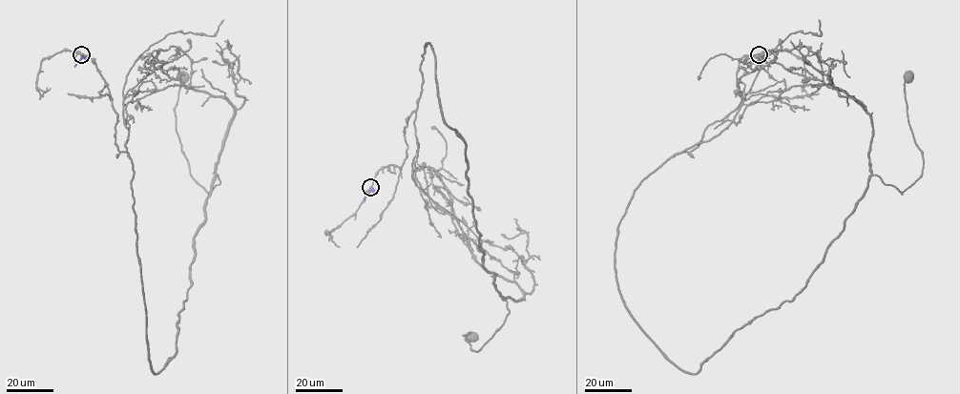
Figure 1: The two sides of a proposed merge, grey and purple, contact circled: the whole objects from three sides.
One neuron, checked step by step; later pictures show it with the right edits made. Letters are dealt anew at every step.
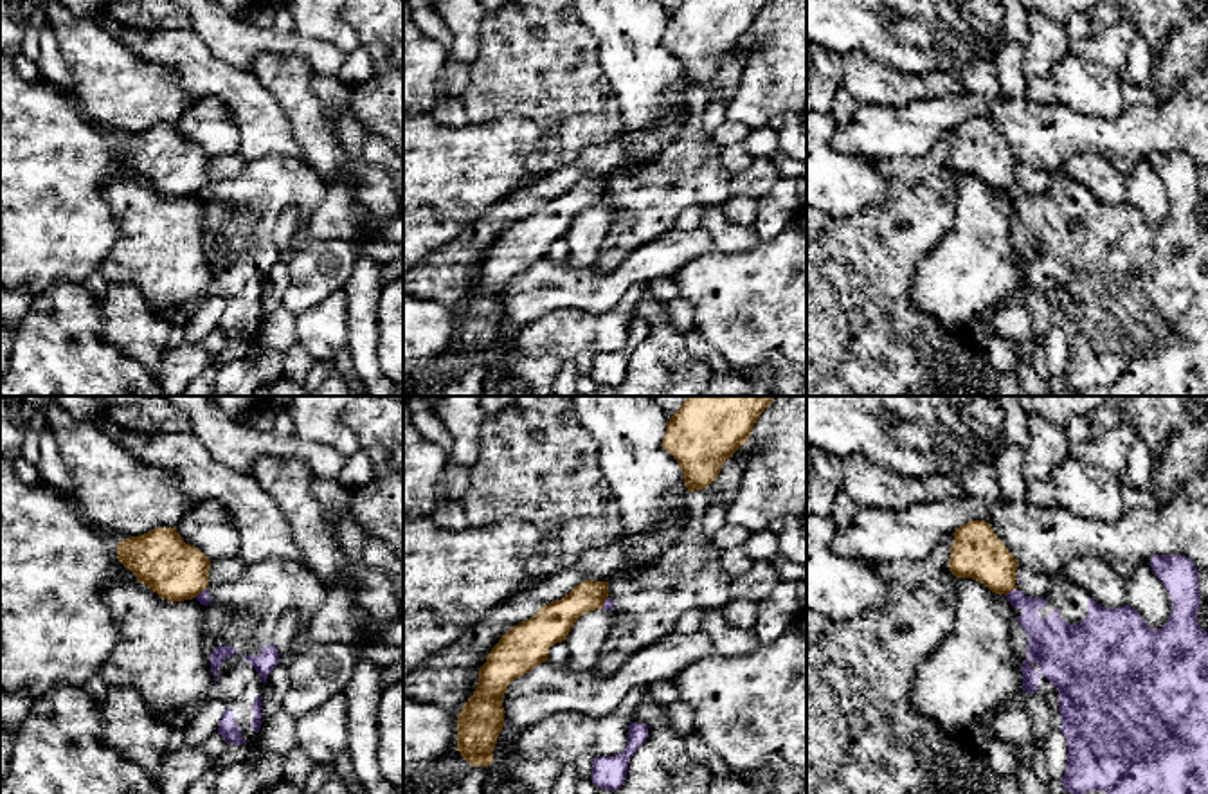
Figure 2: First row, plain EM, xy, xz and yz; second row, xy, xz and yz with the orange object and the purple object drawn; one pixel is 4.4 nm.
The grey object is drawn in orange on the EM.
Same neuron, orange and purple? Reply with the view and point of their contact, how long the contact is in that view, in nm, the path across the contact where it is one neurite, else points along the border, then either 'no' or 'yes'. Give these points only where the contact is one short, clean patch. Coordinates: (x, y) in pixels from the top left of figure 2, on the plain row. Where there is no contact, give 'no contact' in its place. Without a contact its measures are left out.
yz (1010, 186) | 70 nm | along yz (1016, 184), (1005, 191) | no

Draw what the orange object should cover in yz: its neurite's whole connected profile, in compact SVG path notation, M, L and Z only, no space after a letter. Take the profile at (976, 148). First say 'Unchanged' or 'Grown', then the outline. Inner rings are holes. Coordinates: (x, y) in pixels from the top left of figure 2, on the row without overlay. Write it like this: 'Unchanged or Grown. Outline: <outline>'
Unchanged. Outline: M969 117L954 130L949 166L956 175L981 178L996 191L1015 187L1019 158L985 117Z

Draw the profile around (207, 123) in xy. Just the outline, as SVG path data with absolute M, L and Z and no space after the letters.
M218 97L196 99L175 126L209 157L234 153L239 146L234 117Z

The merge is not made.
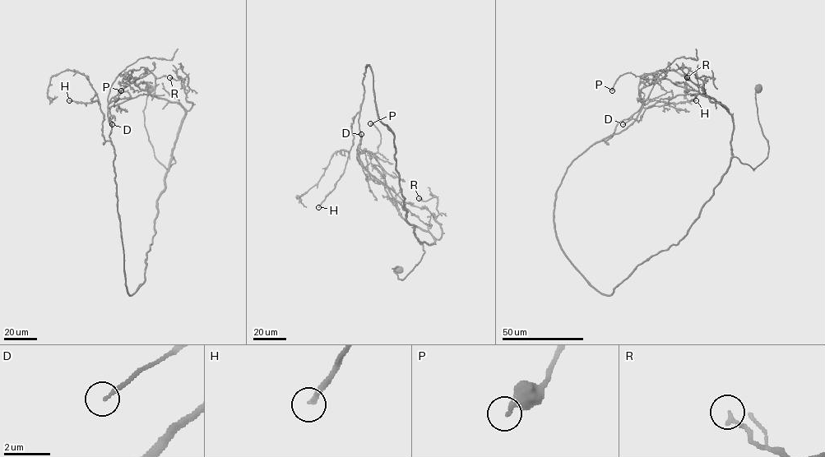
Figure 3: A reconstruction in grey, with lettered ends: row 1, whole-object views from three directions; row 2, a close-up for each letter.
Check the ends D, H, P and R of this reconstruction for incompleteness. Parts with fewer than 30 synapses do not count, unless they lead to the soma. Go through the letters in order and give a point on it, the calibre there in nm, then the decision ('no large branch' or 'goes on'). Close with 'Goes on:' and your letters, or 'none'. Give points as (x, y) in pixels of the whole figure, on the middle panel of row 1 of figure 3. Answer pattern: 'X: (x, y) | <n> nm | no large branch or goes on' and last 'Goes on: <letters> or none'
D: (361, 134) | 140 nm | no large branch
H: (318, 207) | 220 nm | goes on
P: (370, 123) | 360 nm | no large branch
R: (419, 198) | 190 nm | no large branch
Goes on: H

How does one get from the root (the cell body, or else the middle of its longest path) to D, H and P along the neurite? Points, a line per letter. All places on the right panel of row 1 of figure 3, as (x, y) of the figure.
D: (758, 89), (768, 150), (753, 168), (733, 156), (731, 115), (706, 96), (660, 99), (623, 124)
H: (758, 89), (768, 150), (753, 168), (733, 156), (730, 113), (700, 94), (600, 140), (650, 101), (696, 100)
P: (758, 89), (768, 150), (753, 168), (733, 156), (732, 116), (714, 99), (630, 72), (612, 90)

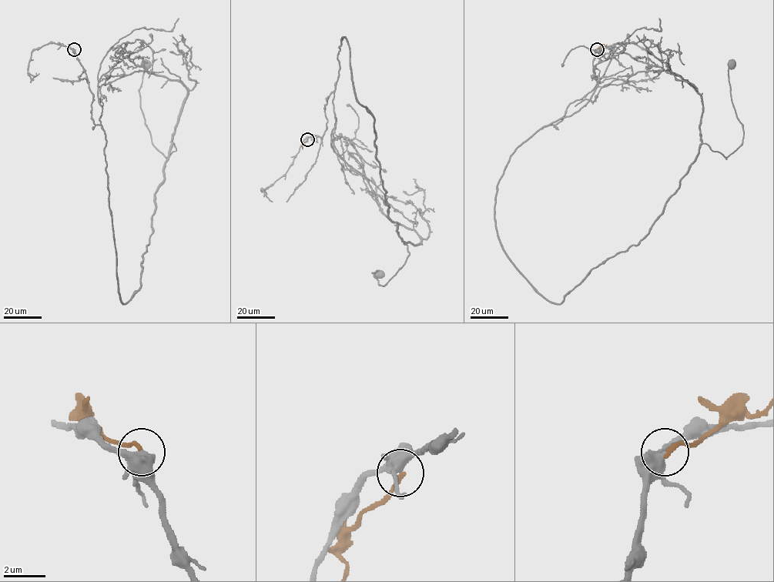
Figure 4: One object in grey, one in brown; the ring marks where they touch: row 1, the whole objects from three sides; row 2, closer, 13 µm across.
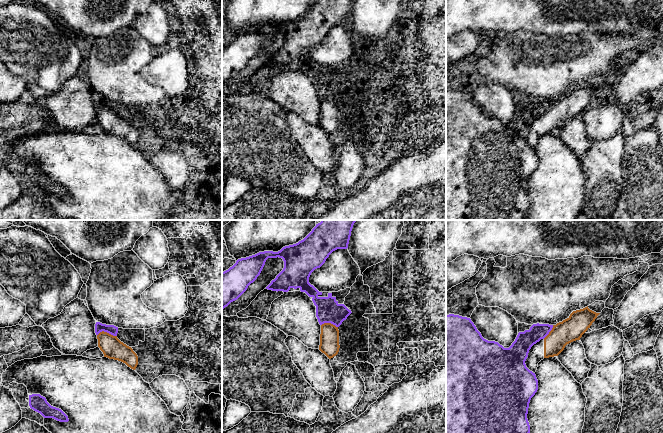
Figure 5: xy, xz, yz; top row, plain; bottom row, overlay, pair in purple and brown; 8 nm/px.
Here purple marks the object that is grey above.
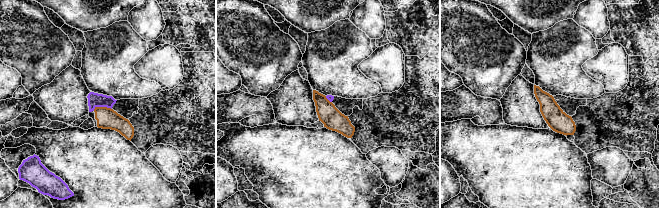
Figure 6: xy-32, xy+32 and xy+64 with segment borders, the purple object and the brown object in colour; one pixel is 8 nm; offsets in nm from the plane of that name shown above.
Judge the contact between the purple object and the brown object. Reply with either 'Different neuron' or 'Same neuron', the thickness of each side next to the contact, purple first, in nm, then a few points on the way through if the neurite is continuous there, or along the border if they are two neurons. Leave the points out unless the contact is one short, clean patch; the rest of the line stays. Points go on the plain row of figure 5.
Different neuron. Thickness 80 nm (purple) against 170 nm. Boundary: xy (97, 110), (106, 107), (116, 112)

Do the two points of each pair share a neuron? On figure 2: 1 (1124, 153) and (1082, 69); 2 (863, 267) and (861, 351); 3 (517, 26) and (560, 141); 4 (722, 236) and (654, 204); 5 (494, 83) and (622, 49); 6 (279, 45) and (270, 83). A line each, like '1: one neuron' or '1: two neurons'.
1: two neurons
2: one neuron
3: one neuron
4: two neurons
5: two neurons
6: two neurons

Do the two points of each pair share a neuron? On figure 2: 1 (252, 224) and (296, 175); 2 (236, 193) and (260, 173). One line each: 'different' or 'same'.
1: same
2: same

